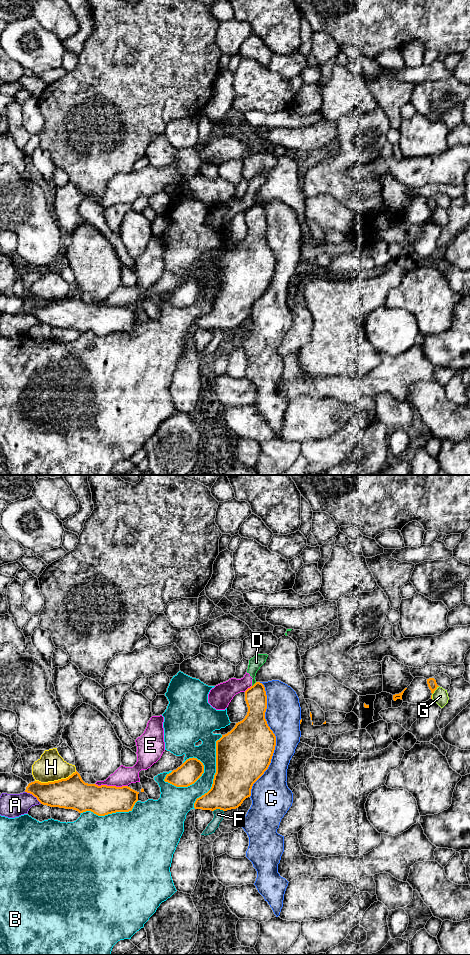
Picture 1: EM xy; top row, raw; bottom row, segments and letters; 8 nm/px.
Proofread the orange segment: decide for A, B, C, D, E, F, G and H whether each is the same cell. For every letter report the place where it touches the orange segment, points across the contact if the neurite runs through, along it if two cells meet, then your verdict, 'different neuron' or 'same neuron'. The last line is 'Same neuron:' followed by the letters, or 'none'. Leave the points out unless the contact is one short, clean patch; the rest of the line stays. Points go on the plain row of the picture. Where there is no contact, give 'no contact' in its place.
A: contact xy (33, 315); different neuron
B: contact xy (187, 306); different neuron
C: contact xy (275, 259); different neuron
D: contact xy (254, 204); border xy (256, 202), (252, 206); different neuron
E: contact xy (111, 306); different neuron
F: contact xy (218, 328); different neuron
G: contact xy (433, 212); different neuron
H: contact xy (55, 301); different neuron
Same neuron: none

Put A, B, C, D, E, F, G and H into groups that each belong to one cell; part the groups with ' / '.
A / B / C / D E / F / G / H

